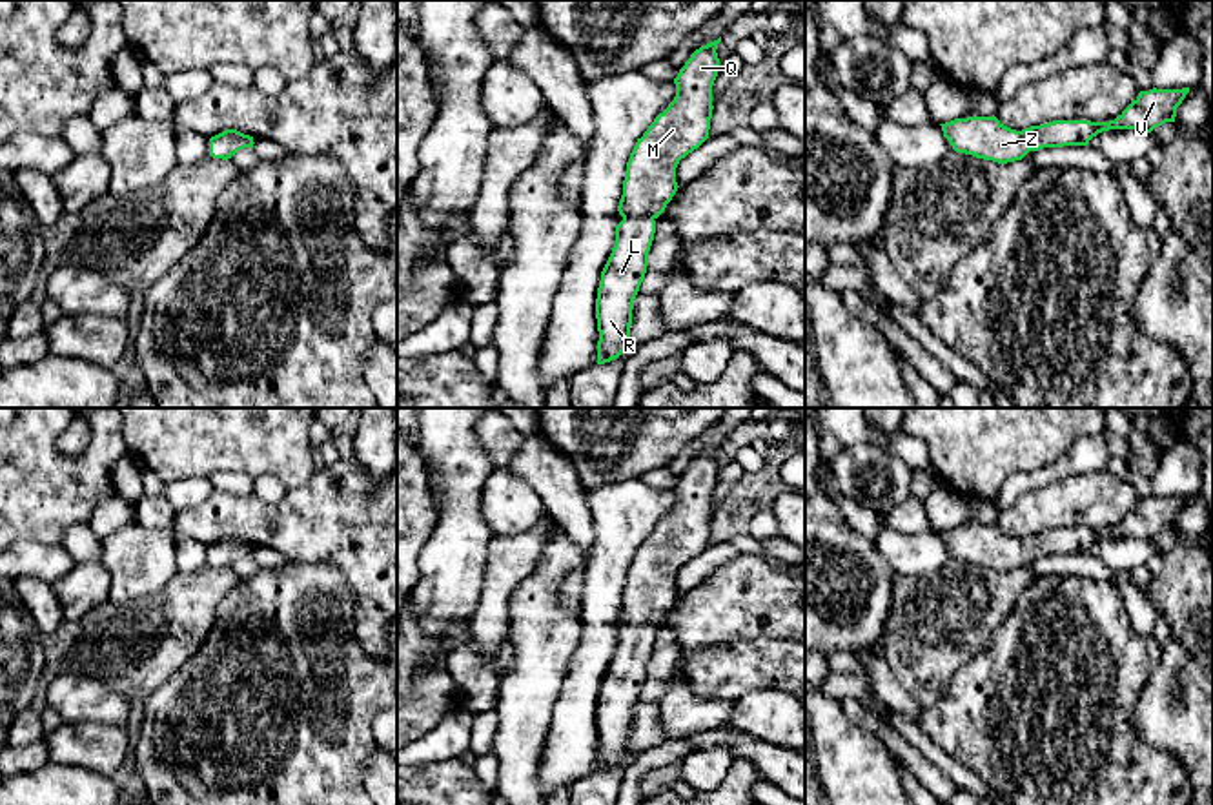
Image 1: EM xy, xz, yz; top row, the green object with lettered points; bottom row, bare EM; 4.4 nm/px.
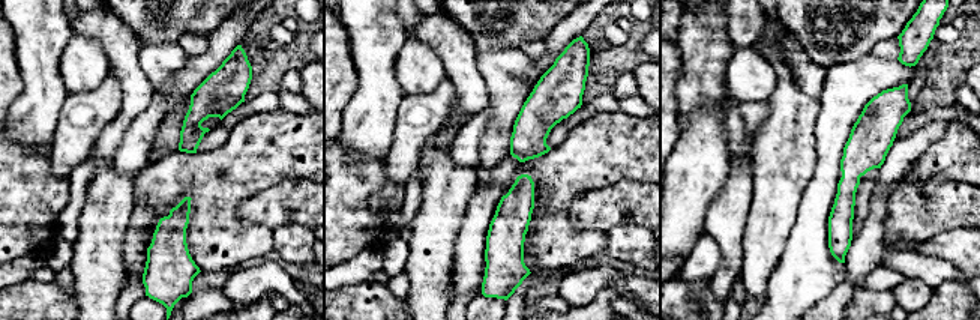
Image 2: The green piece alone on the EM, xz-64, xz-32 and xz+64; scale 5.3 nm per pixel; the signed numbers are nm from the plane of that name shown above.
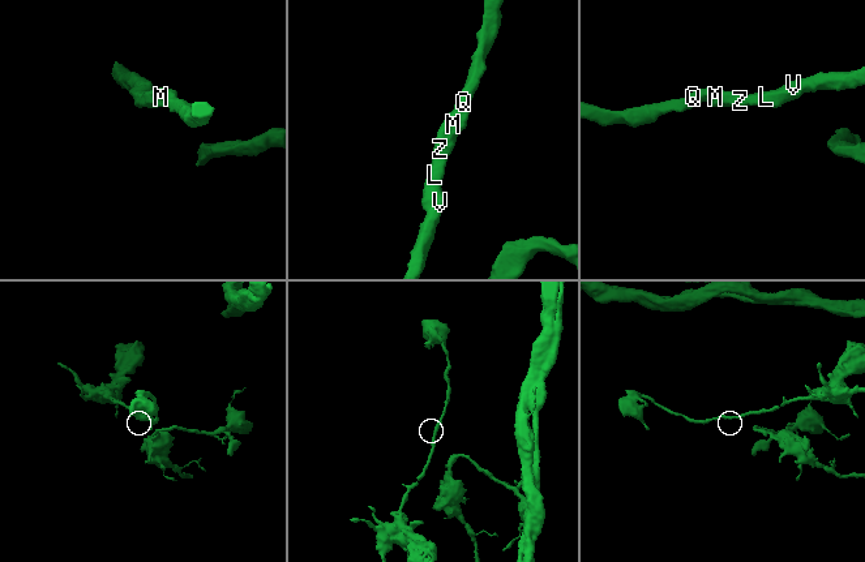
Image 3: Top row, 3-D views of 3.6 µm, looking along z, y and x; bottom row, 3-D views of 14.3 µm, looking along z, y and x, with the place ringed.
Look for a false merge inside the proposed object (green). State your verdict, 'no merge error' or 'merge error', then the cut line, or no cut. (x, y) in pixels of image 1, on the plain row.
no merge error; no cut

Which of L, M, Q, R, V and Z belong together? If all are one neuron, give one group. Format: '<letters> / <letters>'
L M Q R V Z

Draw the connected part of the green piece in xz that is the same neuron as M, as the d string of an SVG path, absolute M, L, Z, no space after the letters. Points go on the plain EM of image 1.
M721 444L696 457L674 486L676 504L637 546L627 570L617 614L623 628L601 679L596 707L597 772L625 761L634 707L645 687L656 627L678 599L676 576L707 546L712 526L712 494L718 484Z

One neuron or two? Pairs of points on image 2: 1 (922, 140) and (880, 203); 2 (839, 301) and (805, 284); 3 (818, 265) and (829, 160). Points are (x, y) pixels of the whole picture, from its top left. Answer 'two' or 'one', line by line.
1: one
2: two
3: one

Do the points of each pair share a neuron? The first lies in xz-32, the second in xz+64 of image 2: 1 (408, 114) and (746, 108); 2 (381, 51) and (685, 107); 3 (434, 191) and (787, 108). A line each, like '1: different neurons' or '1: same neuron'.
1: same neuron
2: different neurons
3: same neuron

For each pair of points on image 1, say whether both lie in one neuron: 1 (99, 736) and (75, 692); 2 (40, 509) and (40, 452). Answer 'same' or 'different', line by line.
1: different
2: same

